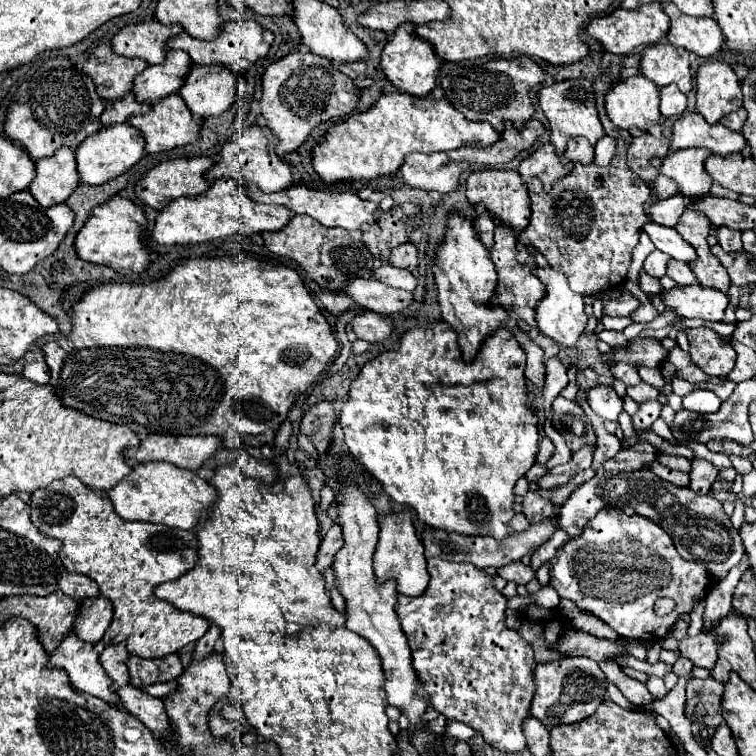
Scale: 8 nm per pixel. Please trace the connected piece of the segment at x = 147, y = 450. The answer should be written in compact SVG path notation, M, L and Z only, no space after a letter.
M150 433L138 447L124 449L126 461L170 461L176 467L196 471L210 455L220 449L218 437L202 435L158 435Z

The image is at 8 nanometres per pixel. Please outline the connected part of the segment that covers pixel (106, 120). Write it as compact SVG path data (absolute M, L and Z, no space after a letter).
M132 93L116 99L116 101L106 101L104 113L100 117L100 123L104 127L114 125L114 123L124 123L130 115L134 113L146 113L150 107L146 103L138 103Z

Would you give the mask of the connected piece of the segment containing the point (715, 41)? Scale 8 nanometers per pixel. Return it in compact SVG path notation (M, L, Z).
M662 3L664 13L670 17L670 29L668 29L668 41L674 47L686 49L690 53L696 53L698 57L714 57L722 45L722 31L718 23L712 17L690 17L678 11L674 3Z

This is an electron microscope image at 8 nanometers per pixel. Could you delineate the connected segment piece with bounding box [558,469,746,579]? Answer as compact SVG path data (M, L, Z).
M640 469L630 473L608 473L596 471L594 479L578 487L570 499L562 505L558 517L558 529L566 531L570 537L580 535L586 521L590 521L604 507L632 507L638 515L654 519L674 541L678 553L688 559L702 563L706 571L714 577L724 579L728 571L740 563L746 555L738 531L732 527L730 517L724 513L722 505L712 495L698 495L690 487L678 487L670 481L662 481L654 473Z

